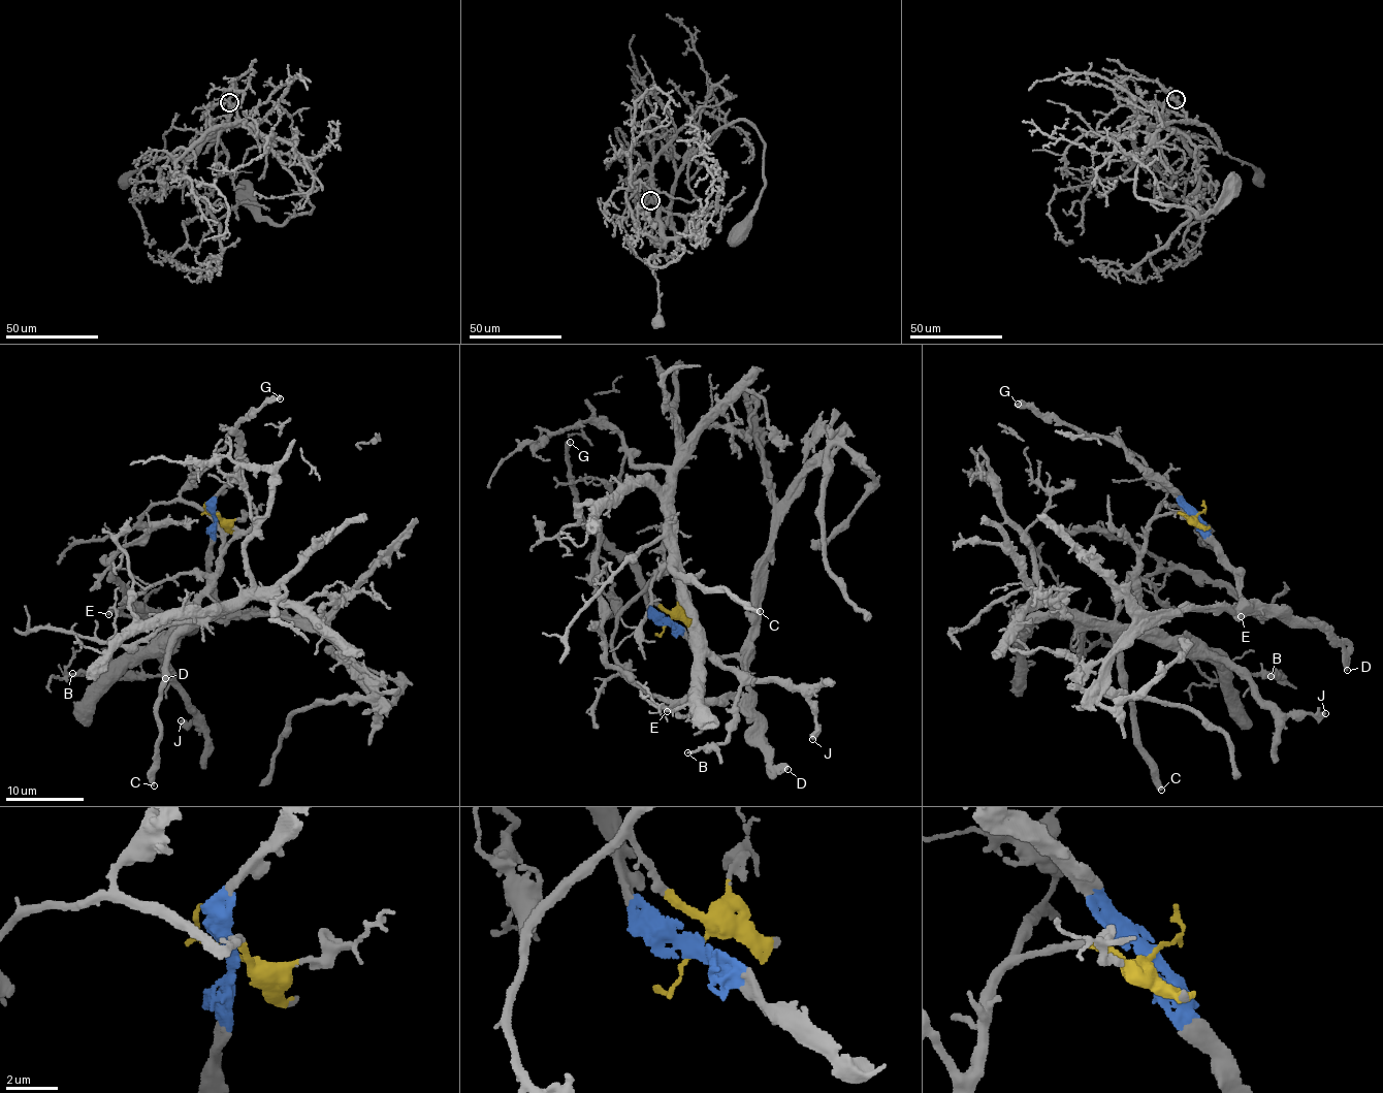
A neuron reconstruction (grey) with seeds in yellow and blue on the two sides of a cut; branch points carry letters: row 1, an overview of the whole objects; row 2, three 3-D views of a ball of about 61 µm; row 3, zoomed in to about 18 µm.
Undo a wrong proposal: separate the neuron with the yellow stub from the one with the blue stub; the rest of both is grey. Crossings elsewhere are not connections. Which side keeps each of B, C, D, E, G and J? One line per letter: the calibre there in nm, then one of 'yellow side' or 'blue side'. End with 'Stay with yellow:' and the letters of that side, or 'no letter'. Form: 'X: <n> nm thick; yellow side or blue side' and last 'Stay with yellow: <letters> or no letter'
B: 190 nm thick; yellow side
C: 400 nm thick; yellow side
D: 320 nm thick; blue side
E: 420 nm thick; blue side
G: 400 nm thick; blue side
J: 500 nm thick; yellow side
Stay with yellow: B, C, J

